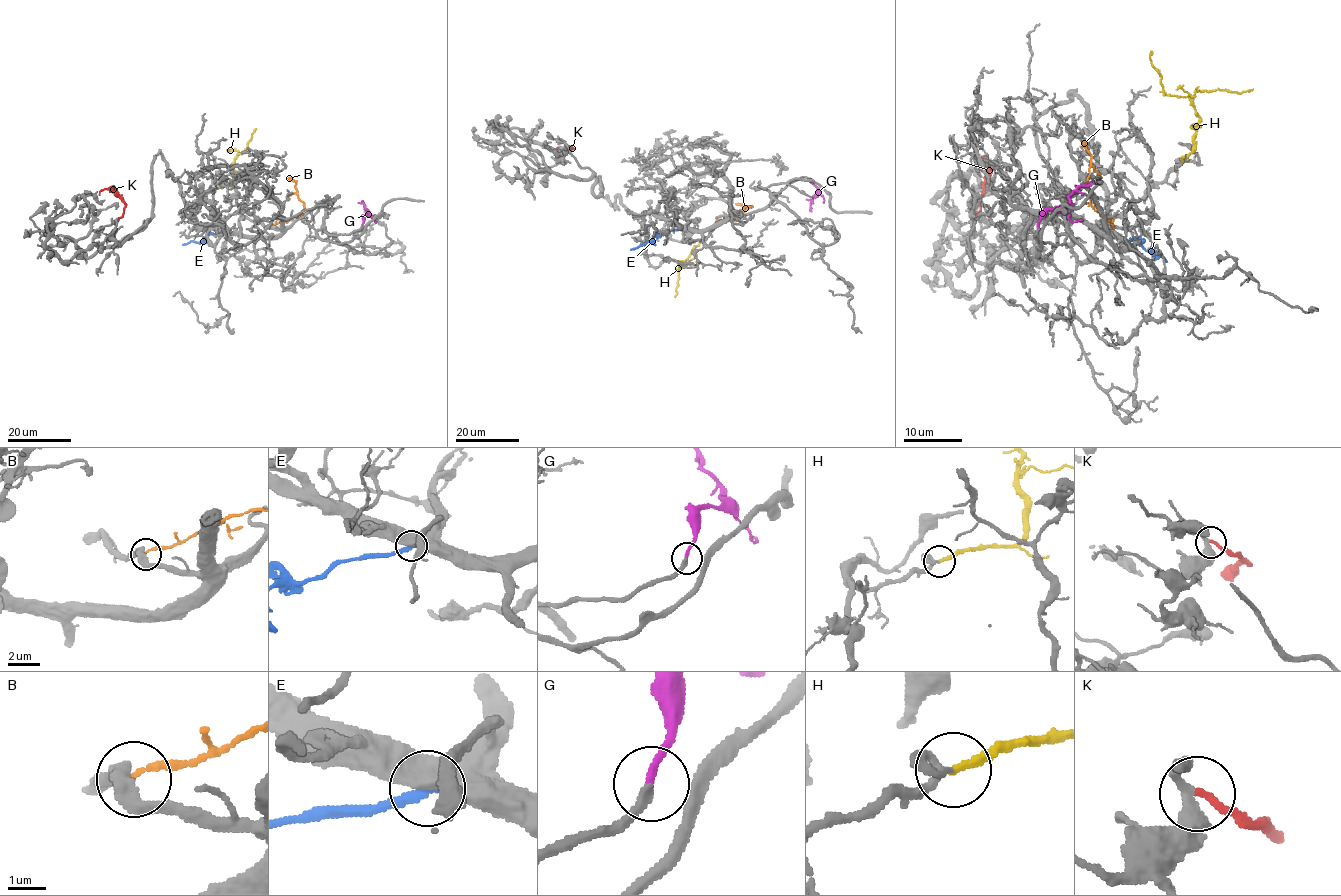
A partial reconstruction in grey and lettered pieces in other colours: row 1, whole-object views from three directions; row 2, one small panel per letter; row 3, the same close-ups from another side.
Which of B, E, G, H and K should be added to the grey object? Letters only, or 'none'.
G, H, K

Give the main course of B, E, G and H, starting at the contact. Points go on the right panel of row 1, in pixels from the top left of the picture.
B: (1113, 228), (1090, 203), (1090, 156), (1083, 141)
E: (1126, 241), (1139, 242), (1155, 257), (1167, 261)
G: (1038, 228), (1040, 218), (1054, 208), (1069, 203), (1069, 196), (1080, 186), (1097, 184)
H: (1181, 161), (1190, 153), (1199, 115), (1187, 96), (1164, 92), (1161, 74), (1151, 60), (1151, 51)

